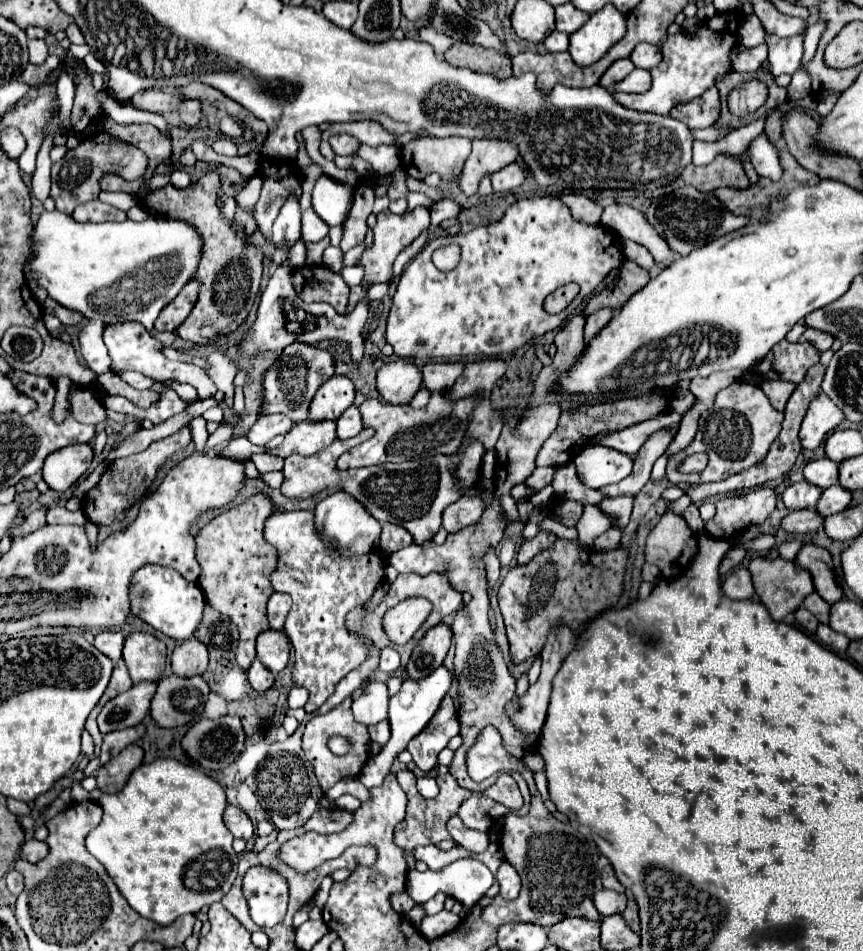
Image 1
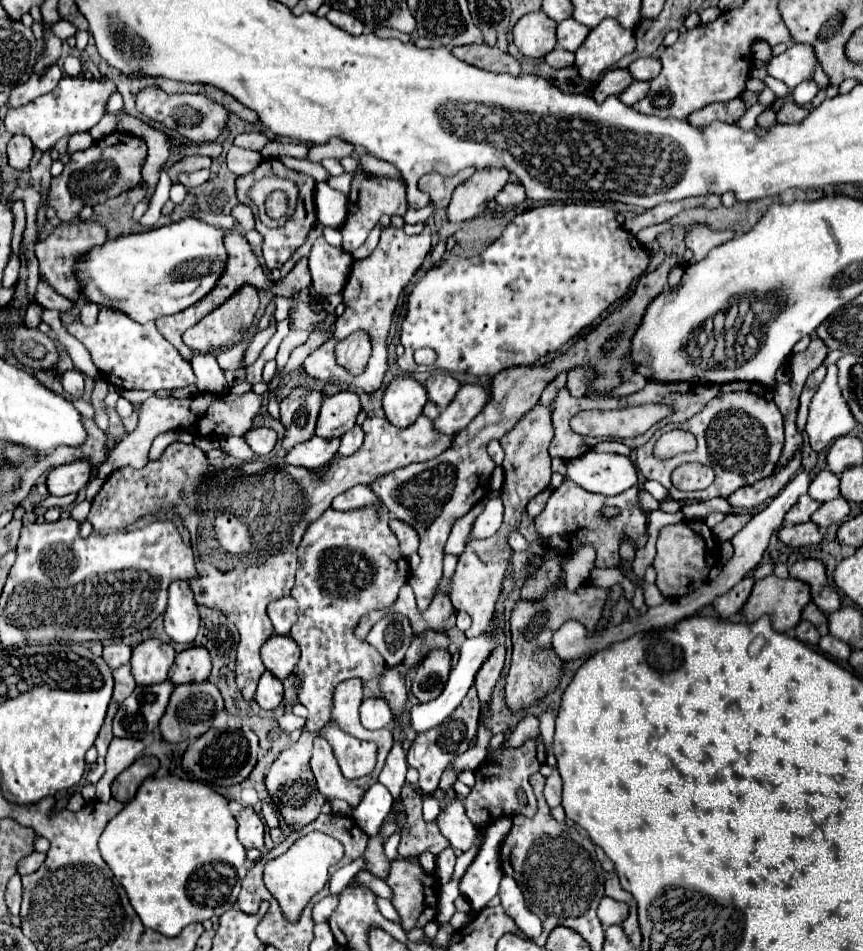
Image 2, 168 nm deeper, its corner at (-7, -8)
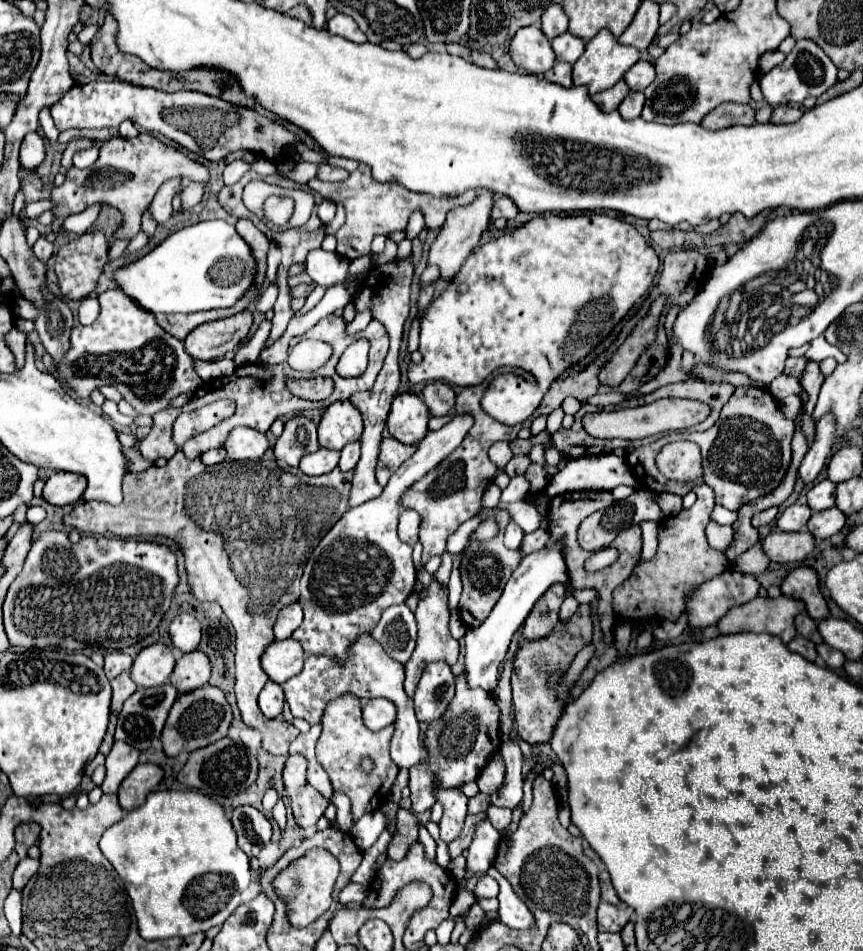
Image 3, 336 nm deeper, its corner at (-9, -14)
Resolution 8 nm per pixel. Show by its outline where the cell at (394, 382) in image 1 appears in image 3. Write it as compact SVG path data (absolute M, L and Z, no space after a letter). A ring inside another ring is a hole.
M400 392L392 400L388 414L388 430L402 444L418 444L428 432L430 410L414 392Z

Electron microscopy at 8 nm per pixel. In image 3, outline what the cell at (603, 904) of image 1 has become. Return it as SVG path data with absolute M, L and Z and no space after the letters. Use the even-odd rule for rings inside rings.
M602 902L598 908L598 930L600 932L620 932L622 926L630 920L630 914L632 914L630 908Z

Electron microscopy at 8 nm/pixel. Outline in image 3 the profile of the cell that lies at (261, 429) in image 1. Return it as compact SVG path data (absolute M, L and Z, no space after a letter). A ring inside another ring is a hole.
M236 428L232 430L232 436L228 436L228 442L224 446L228 458L232 460L258 460L270 448L270 442L266 434L258 430Z

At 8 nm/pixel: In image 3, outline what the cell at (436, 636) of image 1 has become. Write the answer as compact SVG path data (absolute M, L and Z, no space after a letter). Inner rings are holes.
M430 662L424 668L420 684L414 694L416 718L432 722L440 718L454 698L454 674L446 662Z

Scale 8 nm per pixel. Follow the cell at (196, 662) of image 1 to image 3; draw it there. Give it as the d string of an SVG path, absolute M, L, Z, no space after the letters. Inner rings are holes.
M200 650L182 654L176 660L176 670L172 672L172 686L176 686L176 690L180 694L202 688L208 684L210 678L210 662L208 656Z

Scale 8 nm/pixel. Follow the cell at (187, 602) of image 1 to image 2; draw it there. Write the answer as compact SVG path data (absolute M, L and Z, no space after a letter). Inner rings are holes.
M174 582L170 586L168 608L164 612L164 628L166 634L180 644L192 644L200 626L198 604L194 602L194 594L188 582Z

